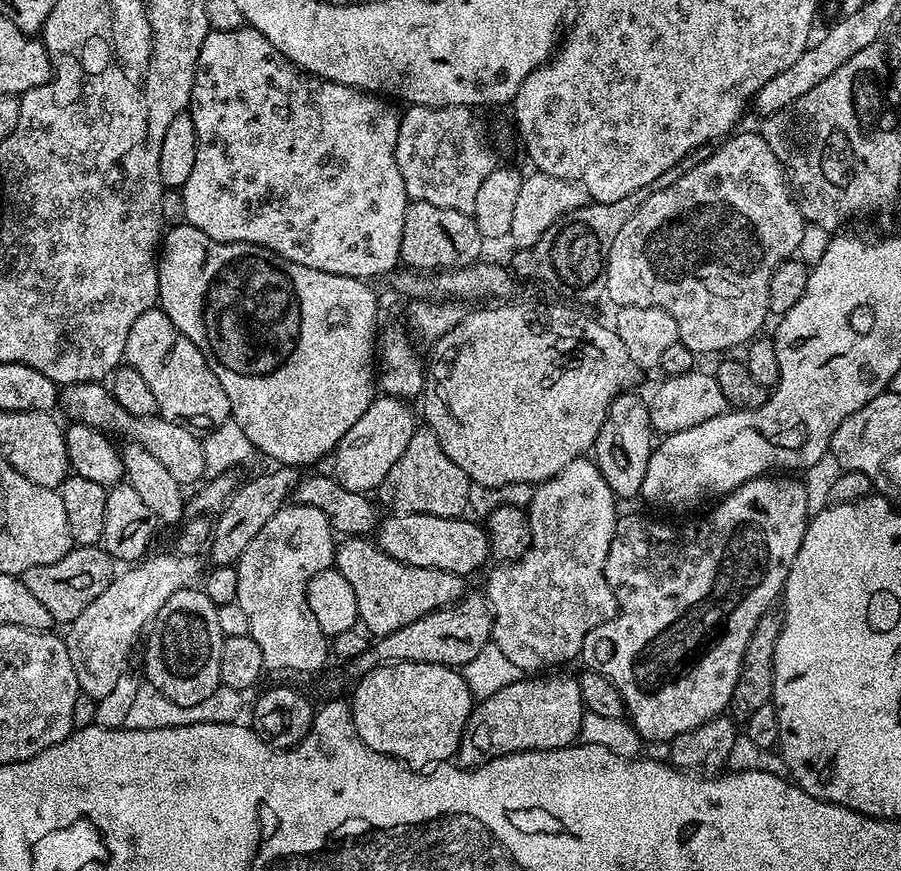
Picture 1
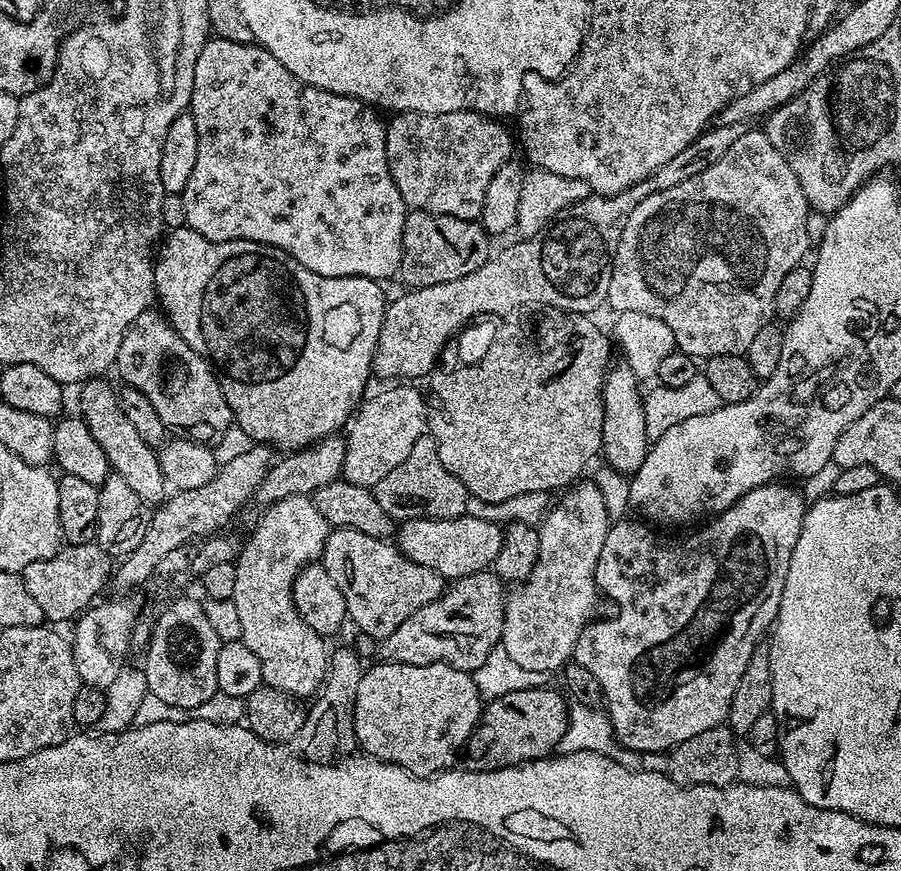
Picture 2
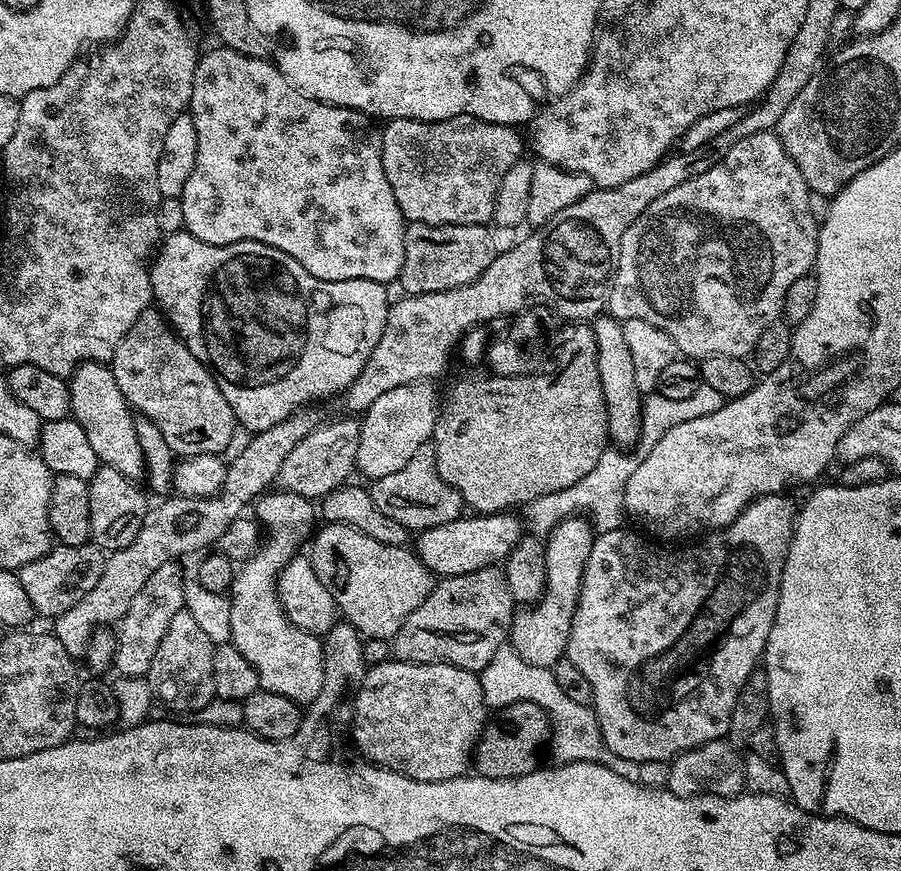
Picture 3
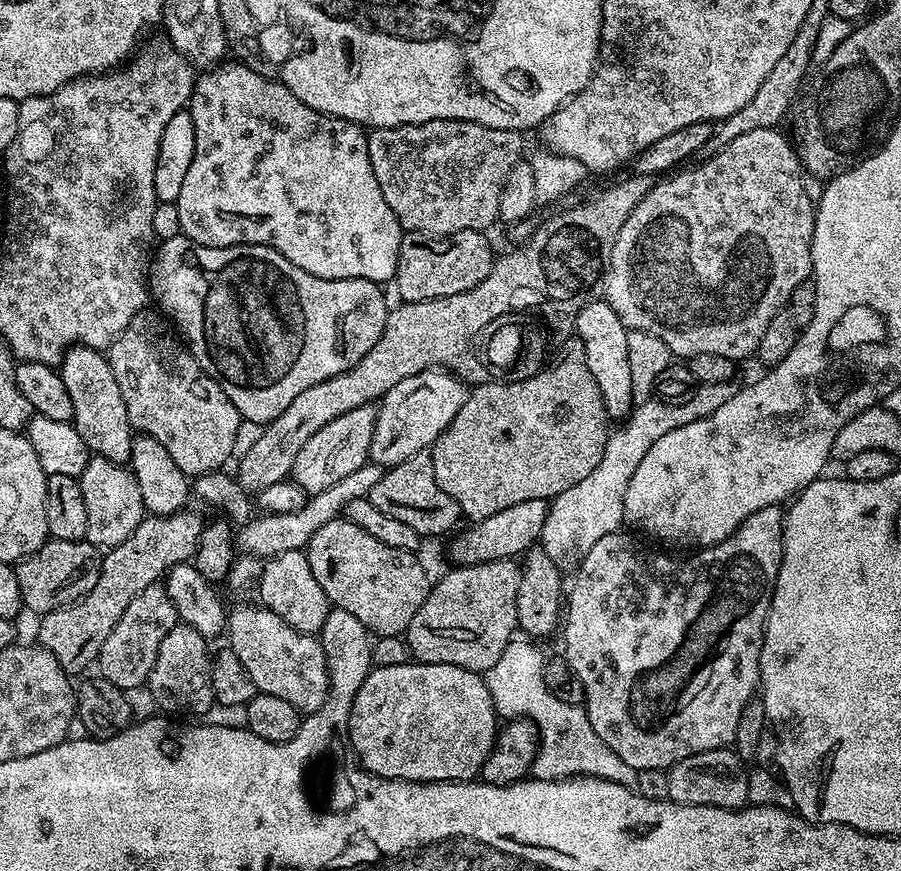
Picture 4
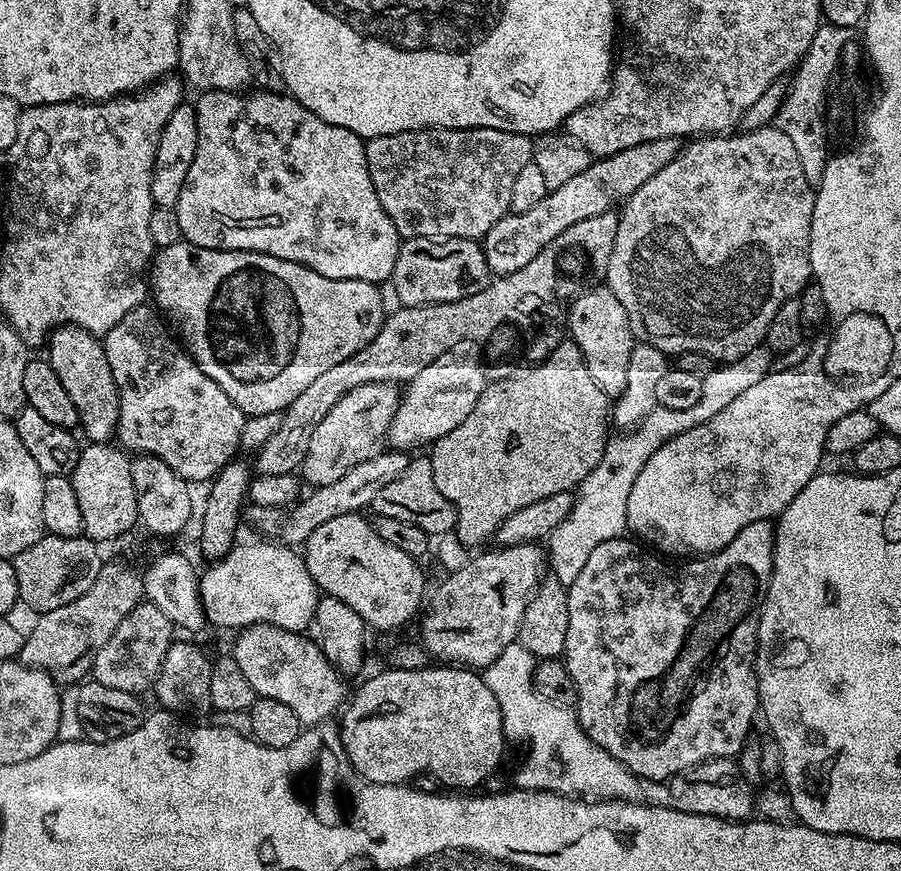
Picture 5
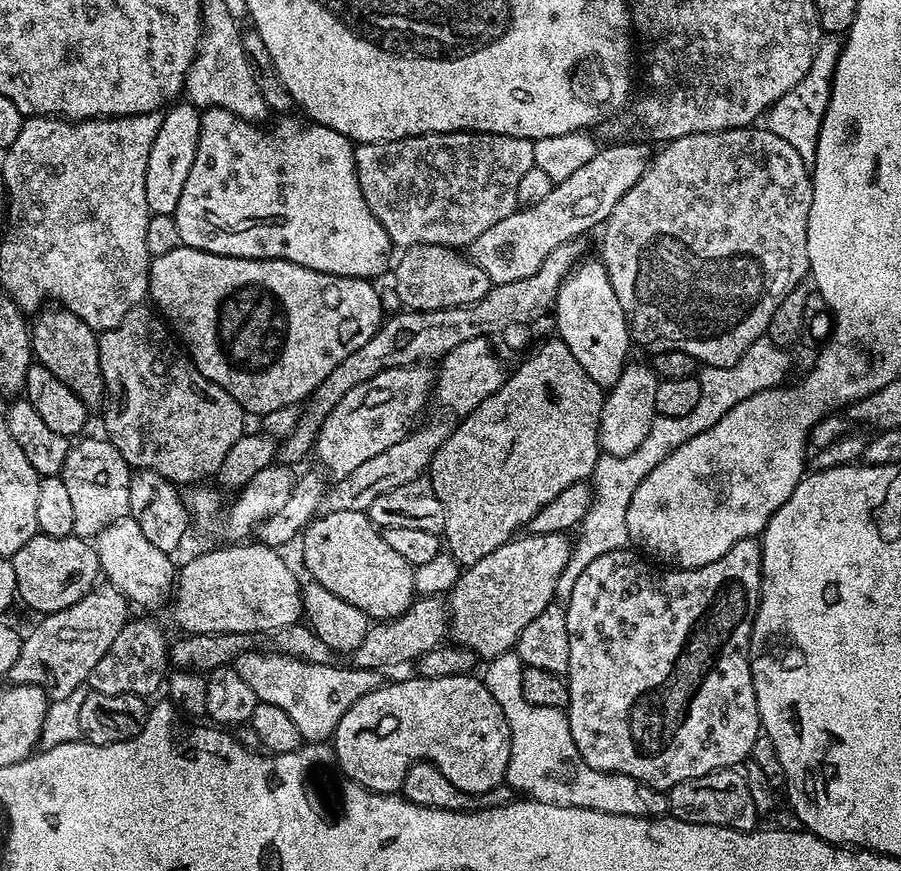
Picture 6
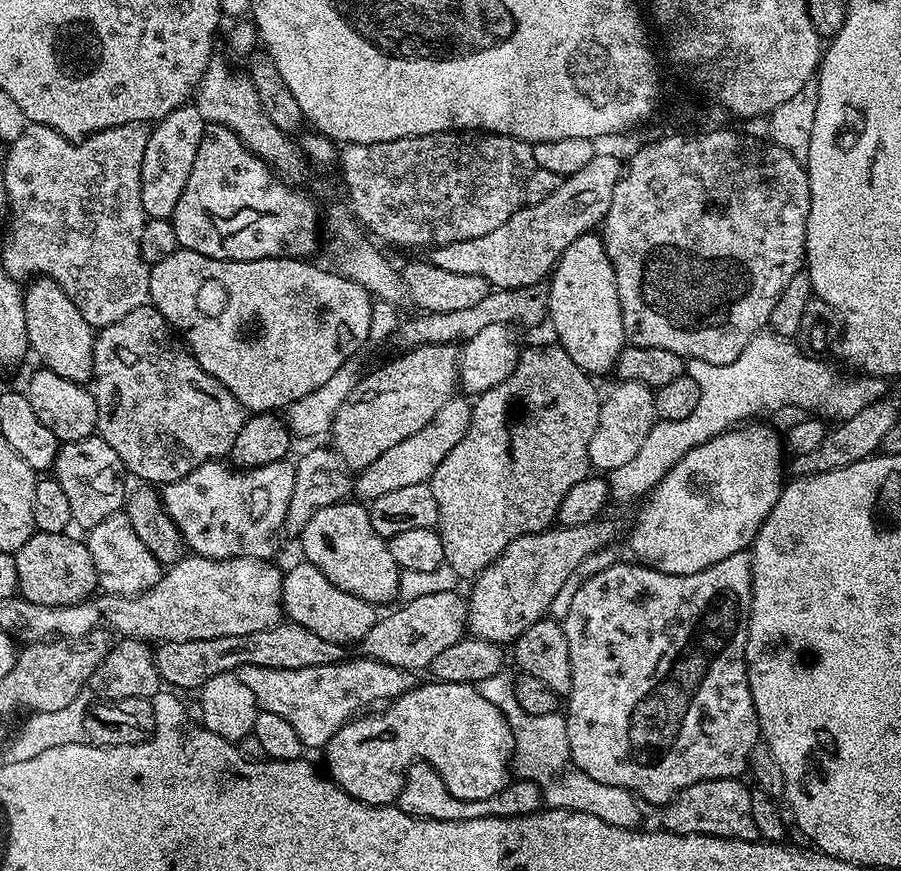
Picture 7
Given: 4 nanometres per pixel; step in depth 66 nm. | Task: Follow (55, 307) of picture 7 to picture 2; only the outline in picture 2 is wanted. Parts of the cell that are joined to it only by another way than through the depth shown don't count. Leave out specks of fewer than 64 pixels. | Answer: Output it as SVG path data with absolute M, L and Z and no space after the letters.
M97 378L85 380L79 385L80 409L79 415L86 422L90 434L94 434L94 439L98 441L98 446L102 446L103 453L108 459L109 469L115 475L121 476L126 483L142 498L149 506L156 506L165 499L166 485L164 475L160 469L160 458L157 449L153 445L146 443L138 430L134 430L134 425L126 414L122 414L122 406L117 389L111 388L107 384L107 379Z

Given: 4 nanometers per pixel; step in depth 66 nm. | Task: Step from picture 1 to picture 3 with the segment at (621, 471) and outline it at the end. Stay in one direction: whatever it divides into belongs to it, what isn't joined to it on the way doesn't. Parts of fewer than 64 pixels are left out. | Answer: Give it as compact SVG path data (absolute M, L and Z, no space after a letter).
M601 314L591 321L590 327L598 350L598 374L606 406L608 438L615 447L628 450L636 445L640 437L644 402L638 382L634 382L634 362L630 346L626 343L624 325L611 314Z

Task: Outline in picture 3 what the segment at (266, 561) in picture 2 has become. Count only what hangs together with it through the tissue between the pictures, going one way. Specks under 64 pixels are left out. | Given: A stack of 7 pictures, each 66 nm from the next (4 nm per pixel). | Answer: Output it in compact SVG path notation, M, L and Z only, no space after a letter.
M269 490L260 497L258 507L258 520L266 535L255 555L239 565L236 577L232 579L230 643L242 650L246 662L254 666L263 691L282 694L296 704L307 706L322 690L324 646L321 637L311 636L288 621L280 609L276 583L285 566L301 551L300 543L309 539L308 523L312 520L312 512L314 516L314 504L302 498L302 494Z

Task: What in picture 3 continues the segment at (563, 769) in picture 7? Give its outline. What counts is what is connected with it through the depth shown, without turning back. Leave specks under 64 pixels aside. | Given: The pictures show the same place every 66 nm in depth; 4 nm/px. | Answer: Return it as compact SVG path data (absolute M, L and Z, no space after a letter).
M503 646L478 675L482 686L482 698L489 709L499 710L514 702L534 702L544 708L544 713L552 721L550 749L552 748L553 761L556 764L594 762L604 764L610 770L614 770L614 774L622 774L622 778L635 784L645 779L645 769L641 765L618 758L618 754L608 749L595 712L589 706L581 706L579 702L572 701L558 686L558 678L554 678L551 668L534 666L510 646Z

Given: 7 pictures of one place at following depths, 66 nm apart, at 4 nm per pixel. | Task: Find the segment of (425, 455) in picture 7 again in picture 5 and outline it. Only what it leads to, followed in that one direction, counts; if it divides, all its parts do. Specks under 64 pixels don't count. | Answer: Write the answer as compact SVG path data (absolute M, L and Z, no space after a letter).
M384 450L374 458L360 462L348 474L338 478L327 486L322 486L309 491L309 495L285 517L282 529L282 540L289 547L299 547L307 543L307 540L325 522L333 518L341 517L342 514L363 511L367 509L382 486L394 482L399 474L408 466L409 455L402 450Z

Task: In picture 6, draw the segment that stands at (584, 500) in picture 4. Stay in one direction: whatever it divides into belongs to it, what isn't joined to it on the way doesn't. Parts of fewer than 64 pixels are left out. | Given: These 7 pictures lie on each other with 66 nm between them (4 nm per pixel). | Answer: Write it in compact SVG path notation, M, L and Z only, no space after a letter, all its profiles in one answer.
M761 338L753 342L746 350L746 354L742 354L742 358L734 362L734 366L729 368L701 367L698 372L700 381L698 406L694 406L690 414L682 418L657 415L650 426L650 434L646 434L638 450L625 456L601 455L590 477L592 505L578 529L580 537L575 537L571 545L568 565L558 578L555 593L557 601L567 602L571 592L574 591L574 582L578 582L579 576L586 571L586 566L590 566L590 562L594 562L594 558L602 558L602 554L610 554L619 548L629 547L626 510L630 506L630 498L634 498L634 490L638 490L638 484L646 478L646 474L650 474L650 470L654 470L654 466L658 466L662 458L678 450L682 442L690 442L694 434L702 434L702 430L710 430L710 426L714 426L714 422L718 422L722 414L738 406L738 402L750 398L750 394L781 387L789 379L787 378L787 354L788 352L783 347L776 345L772 340Z

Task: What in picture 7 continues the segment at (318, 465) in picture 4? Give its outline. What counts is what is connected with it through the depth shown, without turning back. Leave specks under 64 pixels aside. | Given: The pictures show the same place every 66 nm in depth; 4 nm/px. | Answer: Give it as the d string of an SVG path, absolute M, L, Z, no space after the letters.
M420 344L399 353L389 364L376 368L372 373L361 375L352 392L342 402L338 414L332 423L330 433L331 447L336 451L349 469L364 469L375 459L381 457L386 450L392 449L398 442L421 430L434 414L454 396L460 379L460 348L455 344Z

